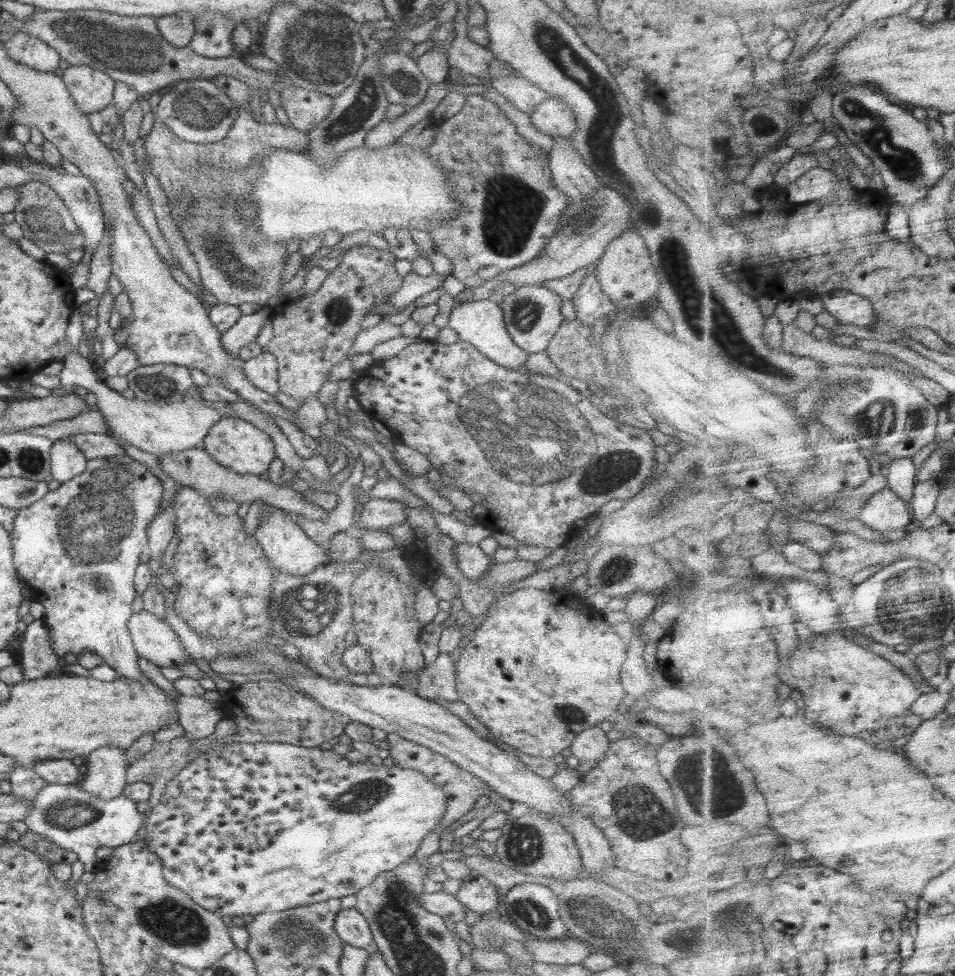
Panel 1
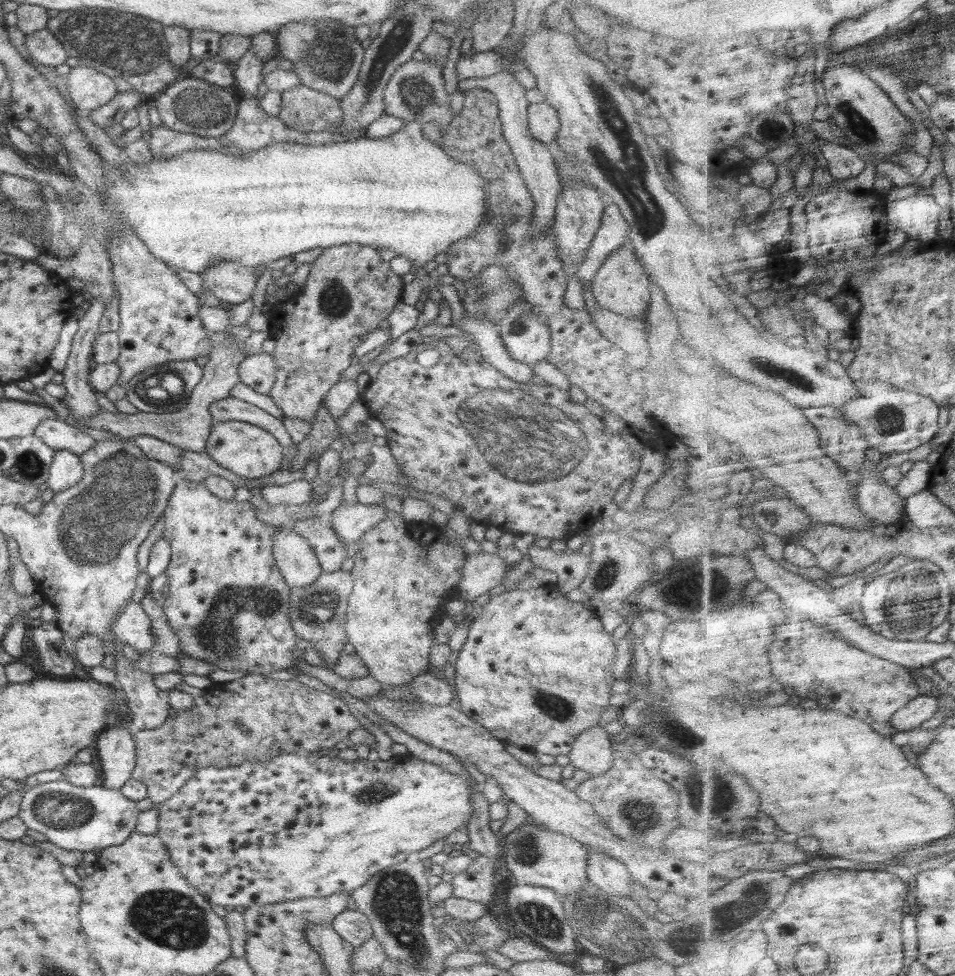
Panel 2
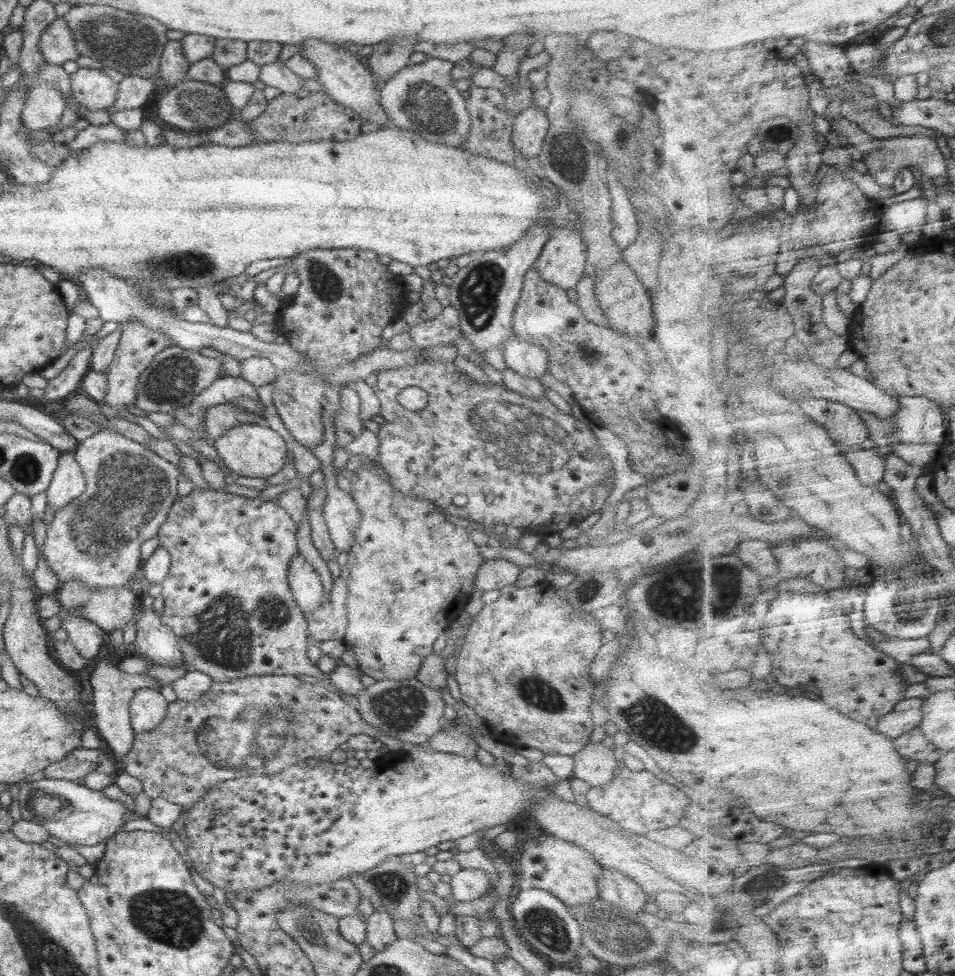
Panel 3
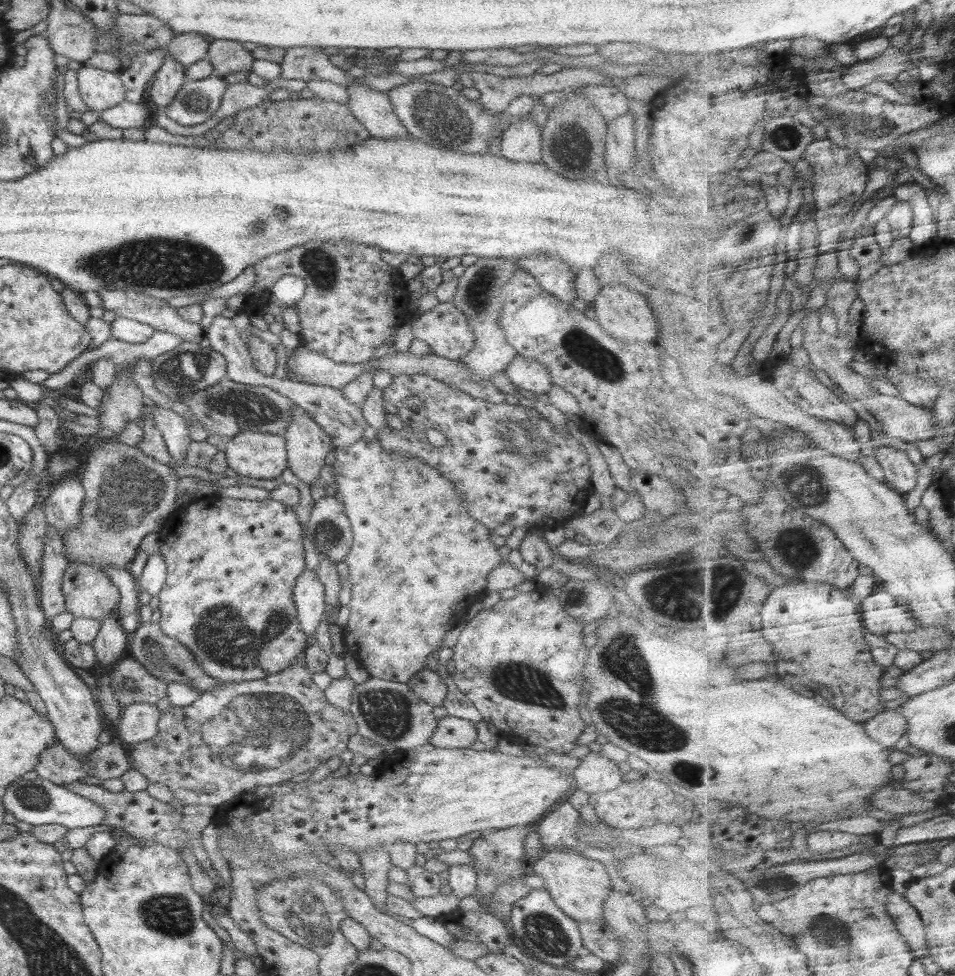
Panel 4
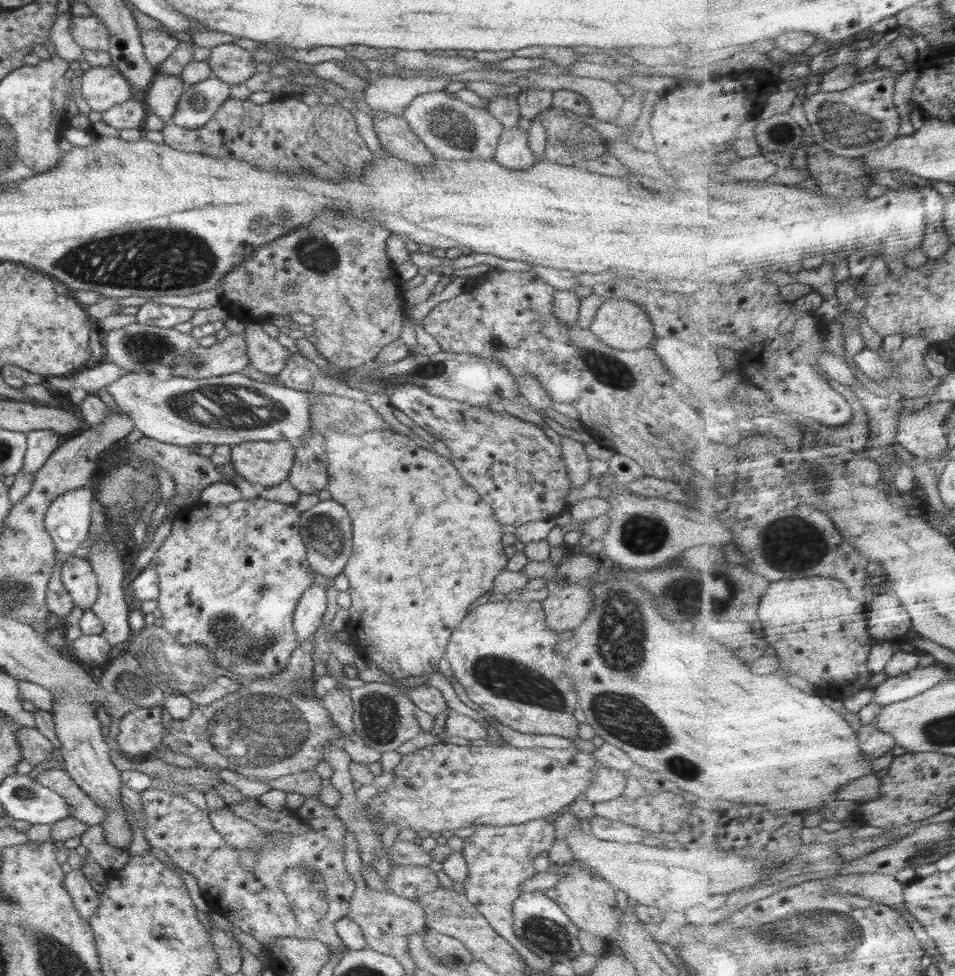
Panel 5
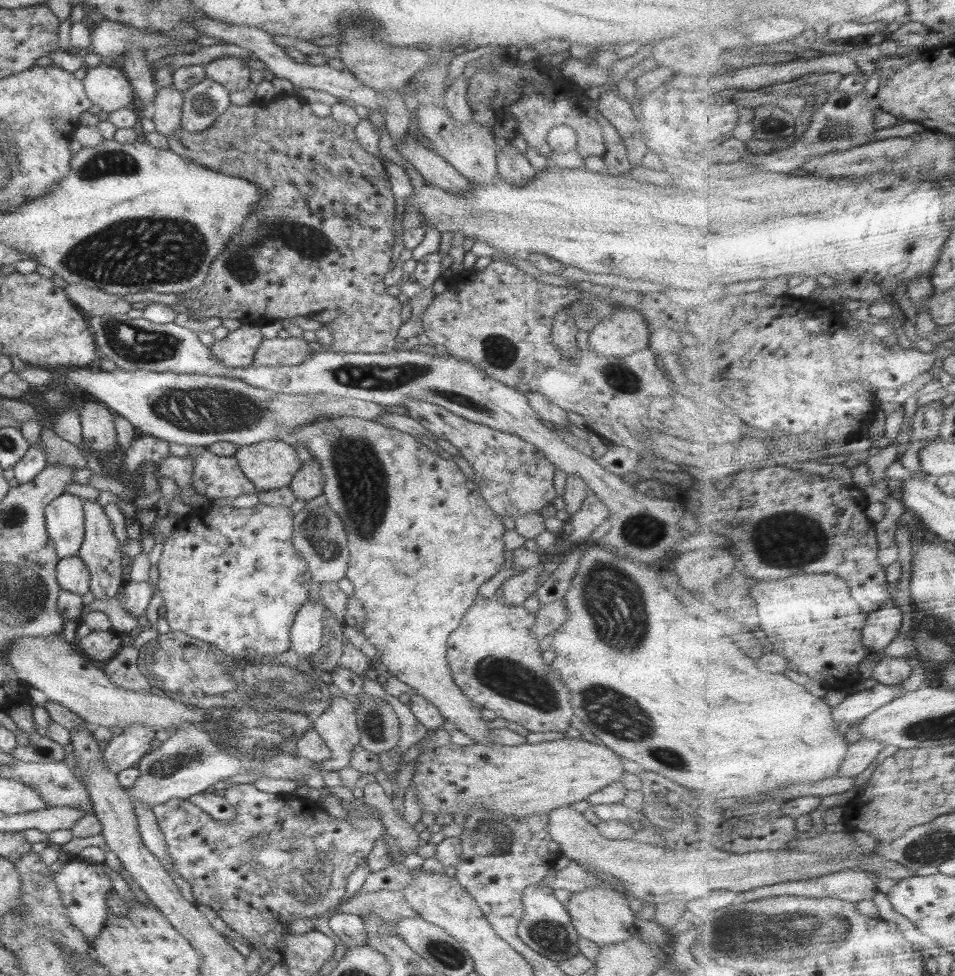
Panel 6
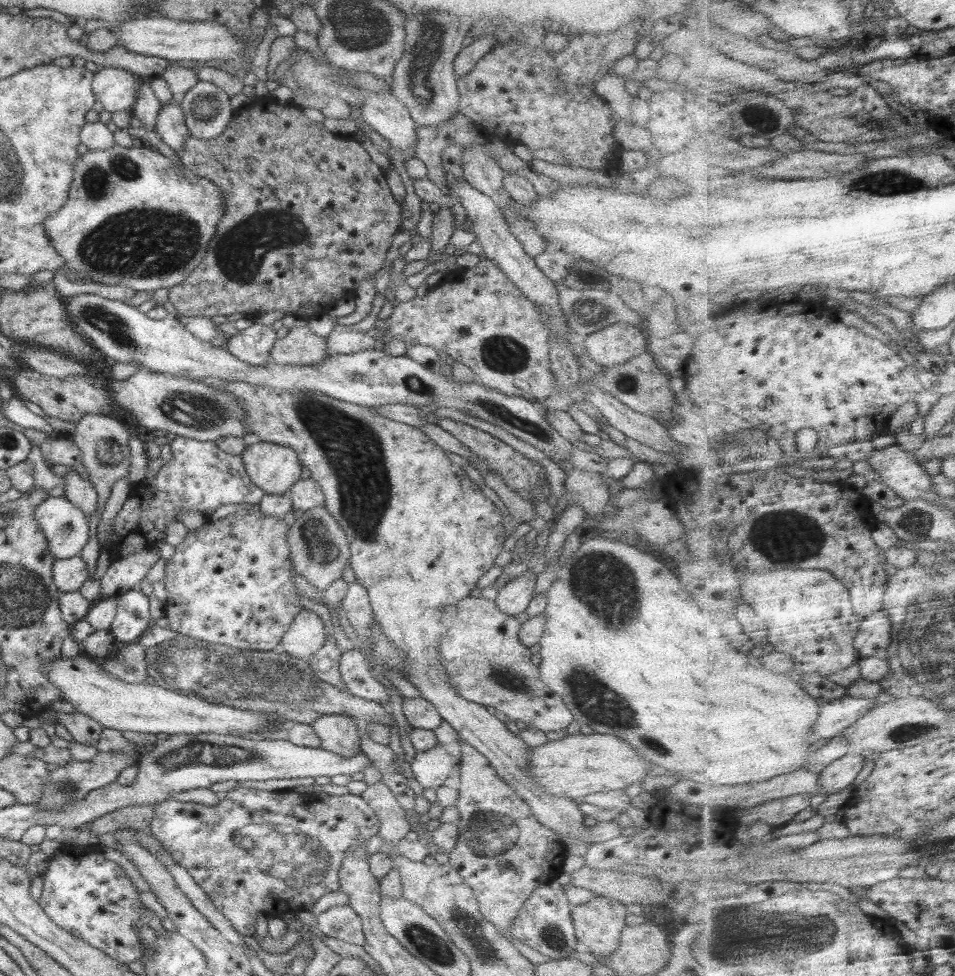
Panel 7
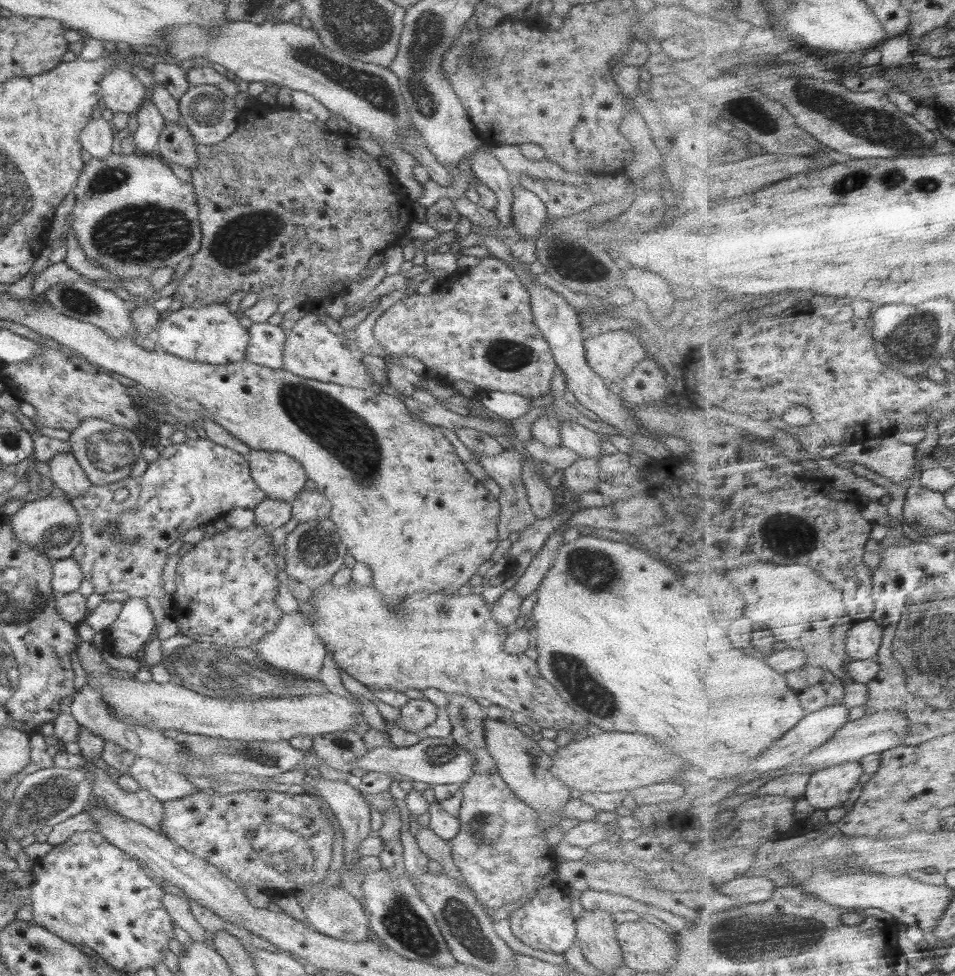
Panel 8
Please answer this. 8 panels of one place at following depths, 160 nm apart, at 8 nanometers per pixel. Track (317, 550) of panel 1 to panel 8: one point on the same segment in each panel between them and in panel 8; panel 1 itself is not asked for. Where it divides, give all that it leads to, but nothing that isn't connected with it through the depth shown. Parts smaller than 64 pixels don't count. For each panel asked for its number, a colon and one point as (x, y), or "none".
2: (300, 567)
3: (305, 583)
4: (308, 592)
5: (307, 617)
6: (306, 633)
7: (306, 635)
8: (293, 647)

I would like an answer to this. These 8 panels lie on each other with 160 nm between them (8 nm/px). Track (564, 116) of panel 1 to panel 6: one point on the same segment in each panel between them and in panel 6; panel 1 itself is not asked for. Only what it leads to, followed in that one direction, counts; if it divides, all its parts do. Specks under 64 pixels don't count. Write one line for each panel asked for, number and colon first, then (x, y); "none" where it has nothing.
2: (544, 124)
3: (531, 125)
4: (521, 141)
5: (513, 152)
6: (512, 166)

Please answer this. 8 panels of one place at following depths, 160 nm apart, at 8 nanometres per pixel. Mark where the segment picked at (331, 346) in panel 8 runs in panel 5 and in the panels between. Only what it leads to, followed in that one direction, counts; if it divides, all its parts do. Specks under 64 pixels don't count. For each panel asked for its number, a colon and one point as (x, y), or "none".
5: (265, 353)
6: (277, 351)
7: (300, 346)

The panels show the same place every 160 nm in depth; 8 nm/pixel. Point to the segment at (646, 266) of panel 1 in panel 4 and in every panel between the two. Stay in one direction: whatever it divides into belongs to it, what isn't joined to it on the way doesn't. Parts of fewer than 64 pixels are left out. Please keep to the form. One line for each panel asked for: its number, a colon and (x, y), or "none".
2: (621, 285)
3: (626, 304)
4: (622, 312)

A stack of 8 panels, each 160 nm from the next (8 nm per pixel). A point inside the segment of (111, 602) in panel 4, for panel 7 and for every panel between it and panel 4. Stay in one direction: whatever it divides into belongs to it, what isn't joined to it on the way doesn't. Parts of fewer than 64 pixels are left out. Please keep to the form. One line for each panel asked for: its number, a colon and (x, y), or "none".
5: (77, 575)
6: (72, 574)
7: (69, 574)

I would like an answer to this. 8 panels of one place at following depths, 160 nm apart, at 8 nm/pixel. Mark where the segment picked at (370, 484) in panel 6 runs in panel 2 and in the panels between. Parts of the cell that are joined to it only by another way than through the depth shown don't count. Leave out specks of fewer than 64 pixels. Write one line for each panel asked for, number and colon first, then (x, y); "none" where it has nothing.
2: (405, 573)
3: (412, 572)
4: (418, 561)
5: (425, 546)

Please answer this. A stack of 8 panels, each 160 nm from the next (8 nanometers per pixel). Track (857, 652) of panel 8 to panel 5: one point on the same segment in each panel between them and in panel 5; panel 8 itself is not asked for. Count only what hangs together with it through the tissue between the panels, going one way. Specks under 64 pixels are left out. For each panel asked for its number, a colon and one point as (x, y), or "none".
5: (888, 623)
6: (883, 627)
7: (876, 634)

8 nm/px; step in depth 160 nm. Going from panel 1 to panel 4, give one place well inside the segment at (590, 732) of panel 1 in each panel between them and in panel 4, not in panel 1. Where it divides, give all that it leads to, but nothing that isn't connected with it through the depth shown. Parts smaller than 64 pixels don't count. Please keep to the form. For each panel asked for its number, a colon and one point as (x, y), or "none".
2: (592, 752)
3: (595, 763)
4: (595, 774)

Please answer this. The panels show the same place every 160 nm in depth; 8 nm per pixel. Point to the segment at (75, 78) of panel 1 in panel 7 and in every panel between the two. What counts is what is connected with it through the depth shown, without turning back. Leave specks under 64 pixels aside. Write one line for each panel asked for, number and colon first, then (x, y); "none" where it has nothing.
2: (89, 89)
3: (93, 88)
4: (100, 89)
5: (102, 88)
6: (108, 87)
7: (116, 89)

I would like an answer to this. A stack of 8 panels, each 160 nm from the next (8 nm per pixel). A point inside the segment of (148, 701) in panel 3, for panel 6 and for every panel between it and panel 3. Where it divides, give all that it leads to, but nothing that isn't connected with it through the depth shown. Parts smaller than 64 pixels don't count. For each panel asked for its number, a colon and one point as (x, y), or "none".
4: (139, 723)
5: (141, 731)
6: (124, 751)

